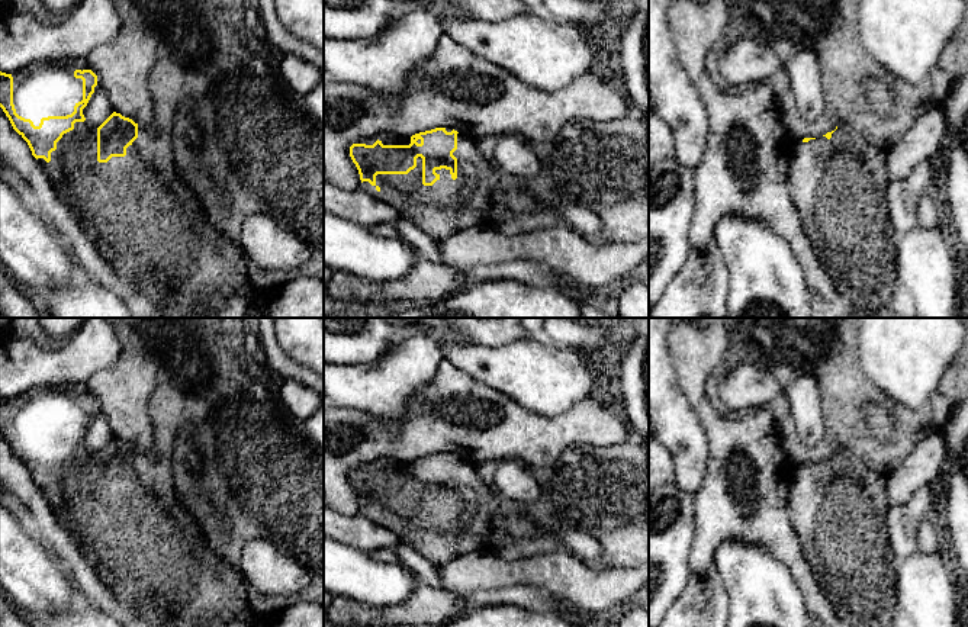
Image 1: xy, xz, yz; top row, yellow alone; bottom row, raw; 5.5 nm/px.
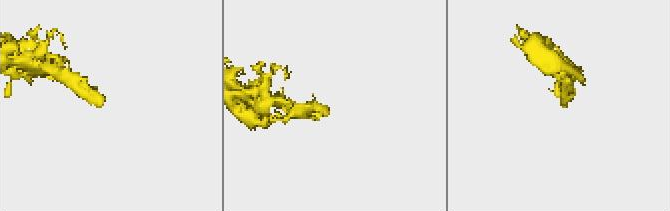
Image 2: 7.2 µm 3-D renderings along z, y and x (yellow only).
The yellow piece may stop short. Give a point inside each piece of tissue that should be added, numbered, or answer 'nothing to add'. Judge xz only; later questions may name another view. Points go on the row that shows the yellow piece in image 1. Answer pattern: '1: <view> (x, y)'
1: xz (449, 206)

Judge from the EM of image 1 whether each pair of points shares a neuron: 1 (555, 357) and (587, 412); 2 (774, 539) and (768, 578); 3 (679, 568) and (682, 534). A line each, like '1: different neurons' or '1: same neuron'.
1: different neurons
2: different neurons
3: same neuron

